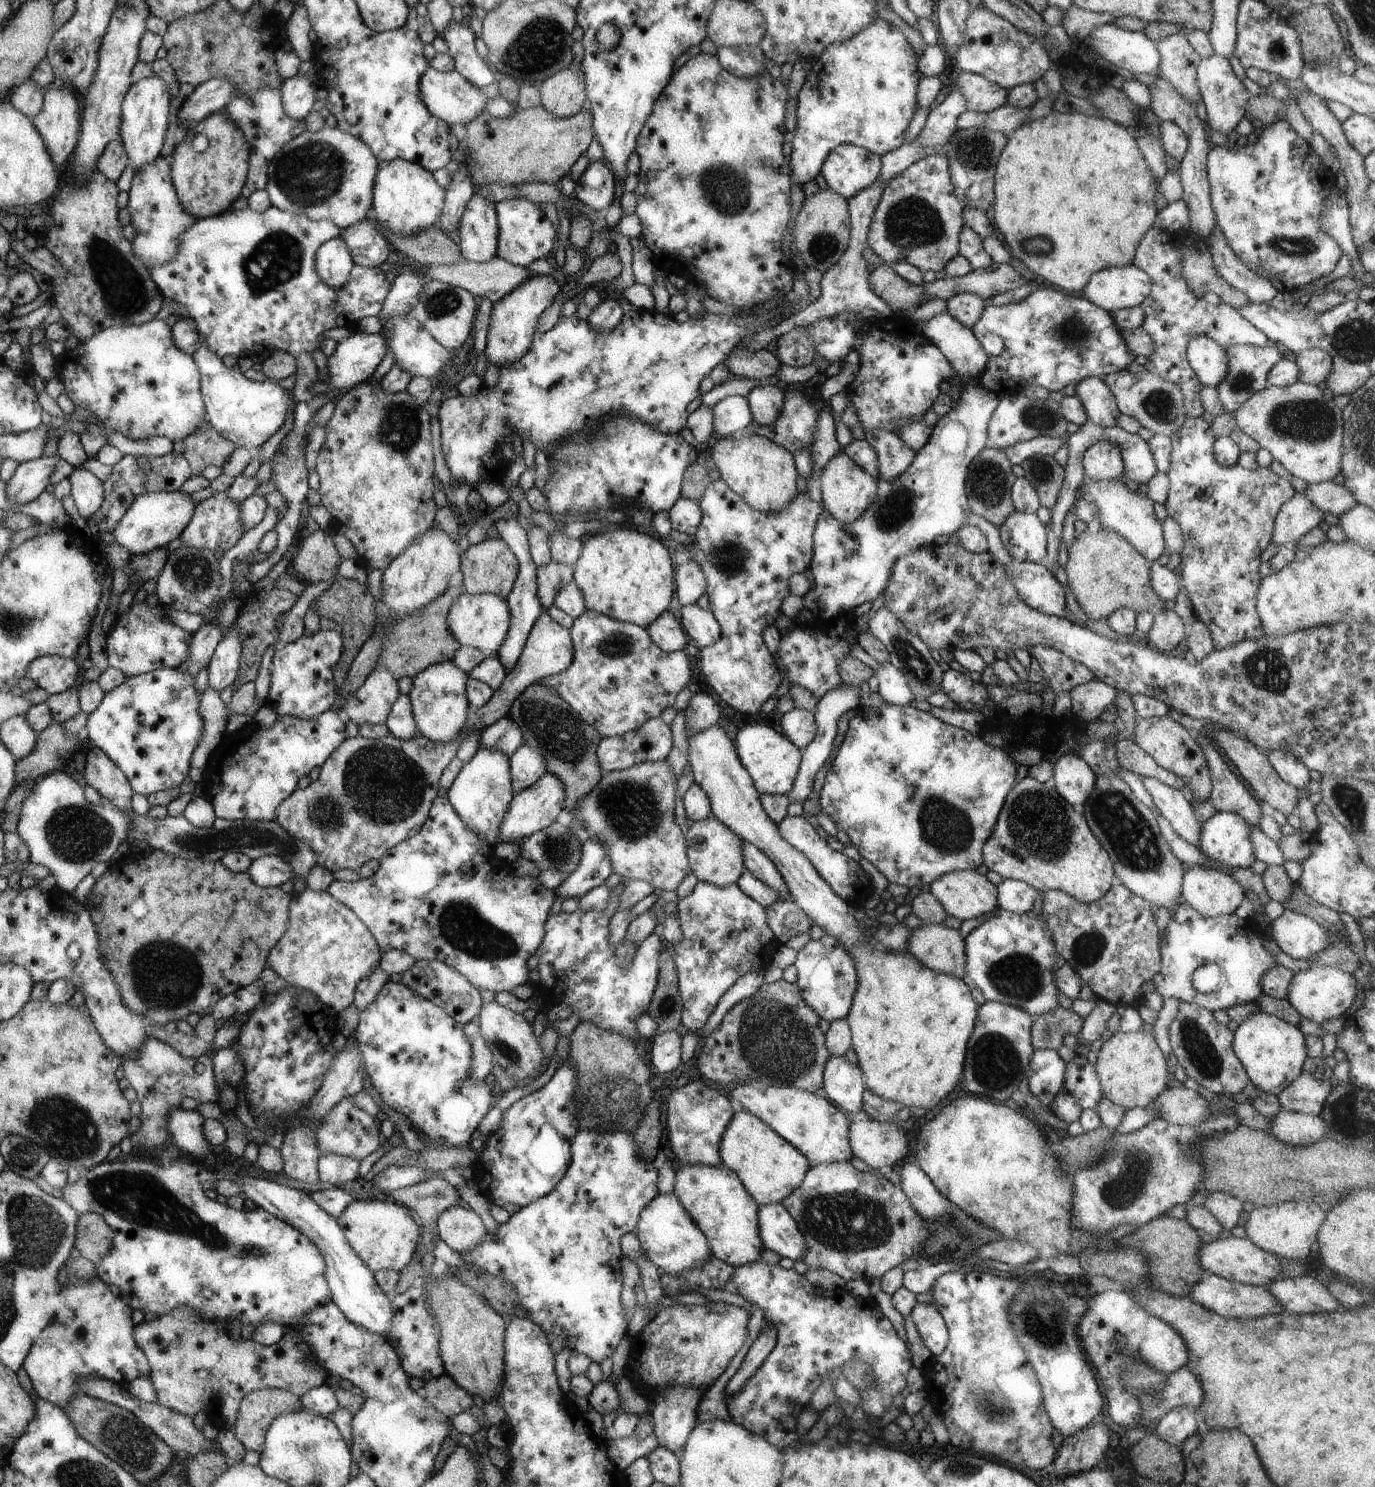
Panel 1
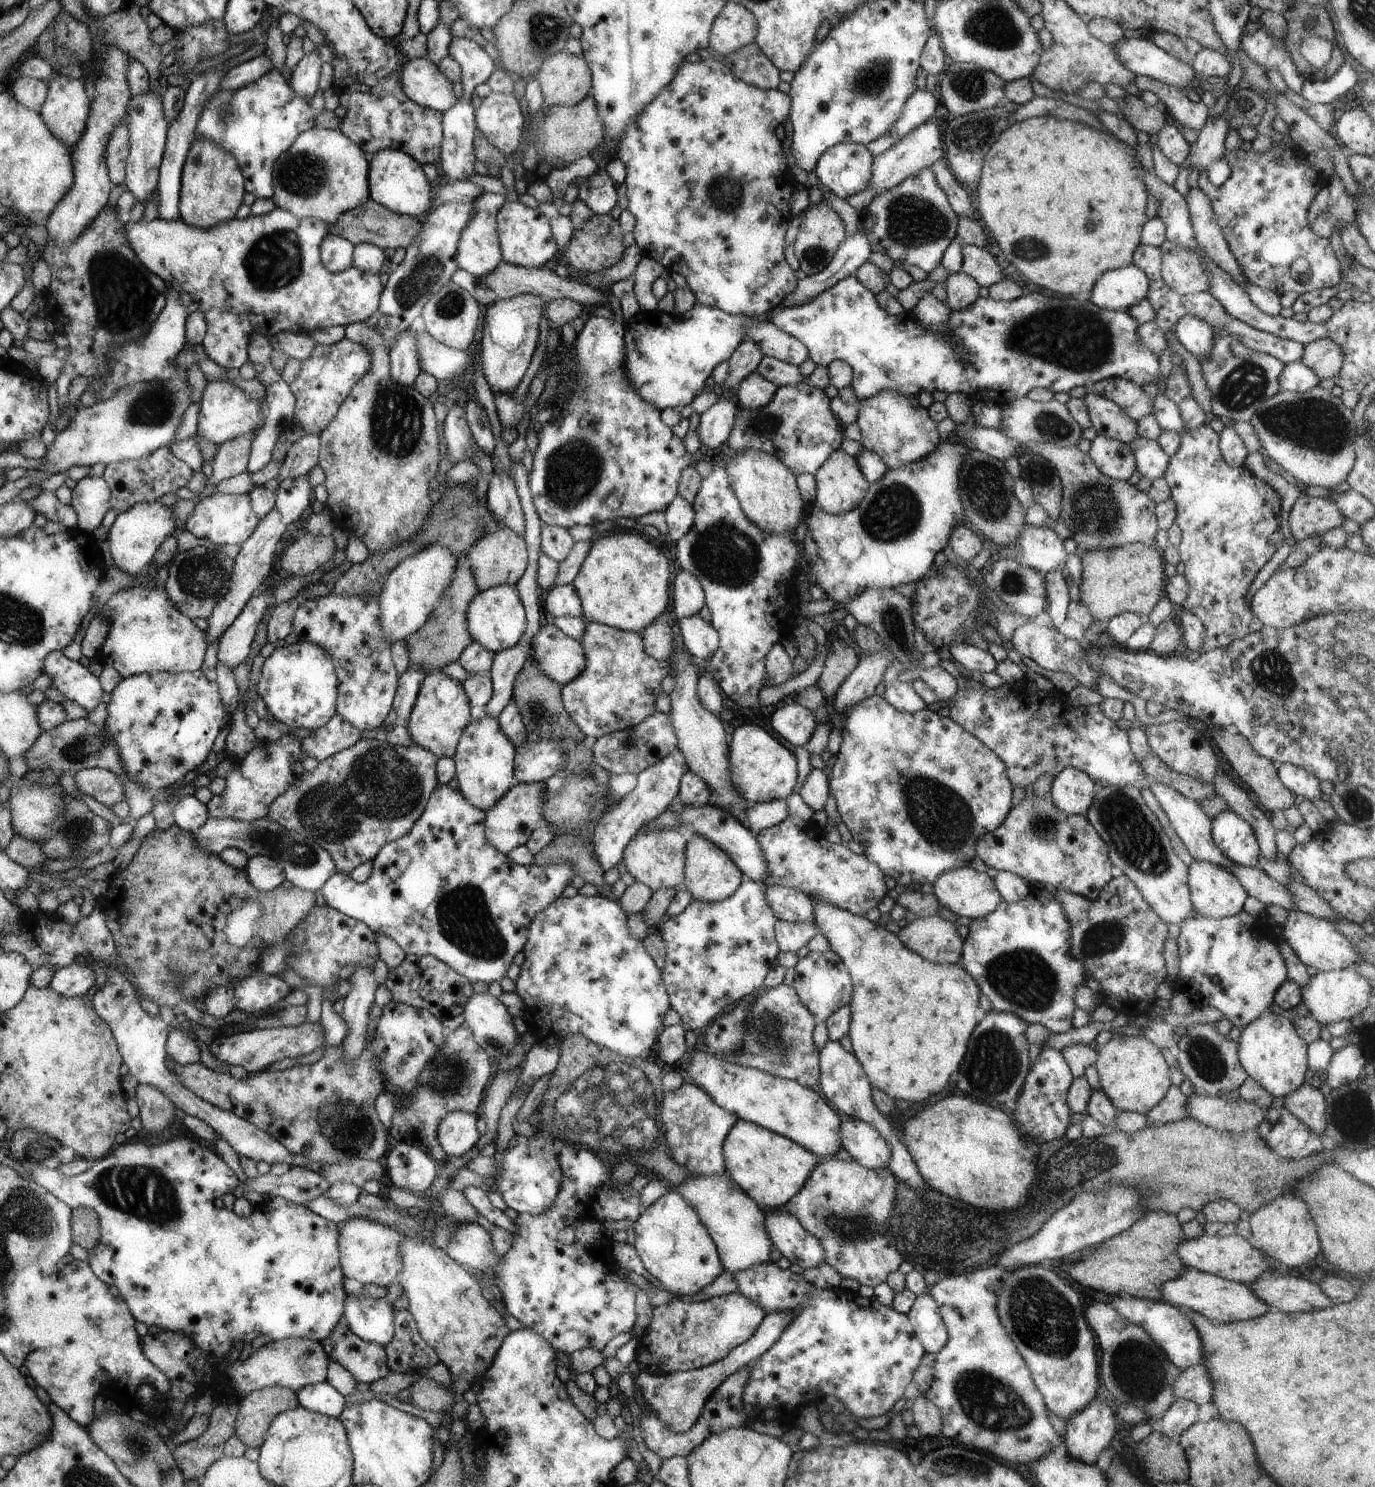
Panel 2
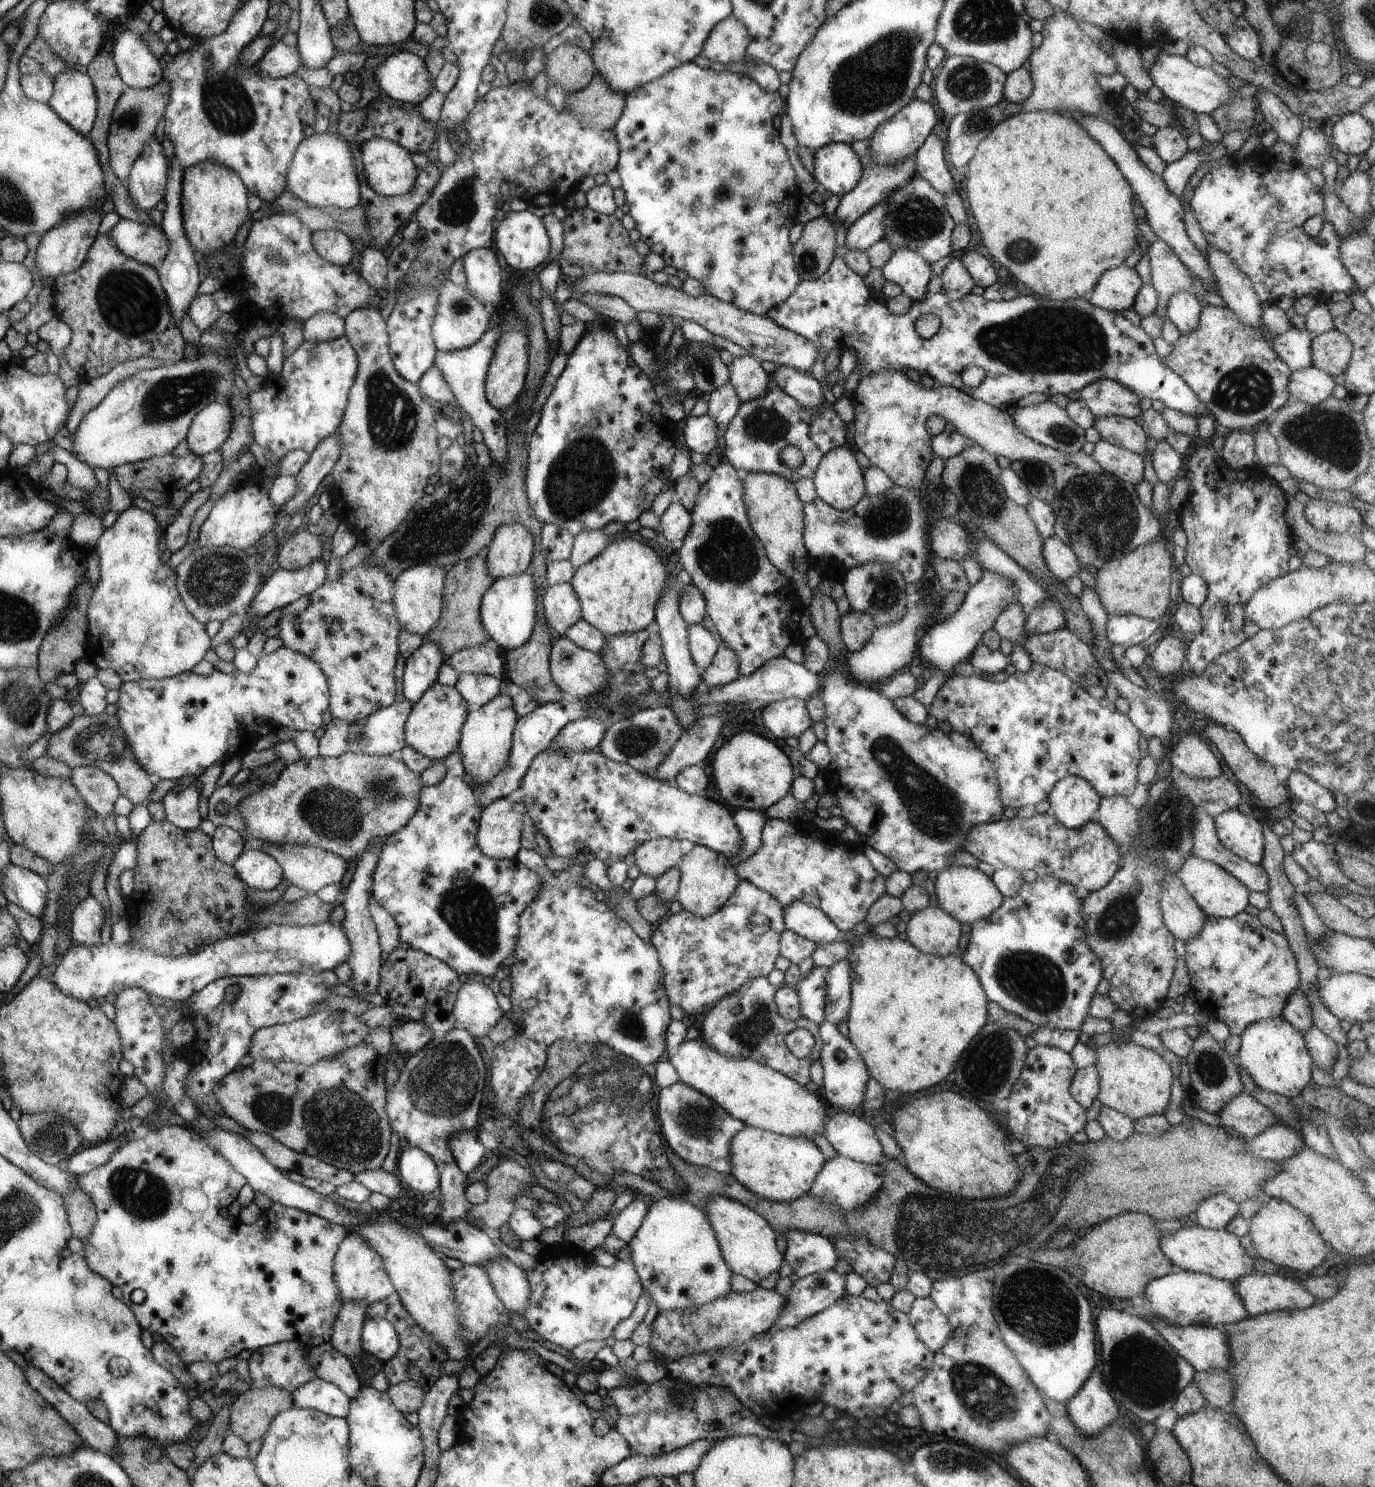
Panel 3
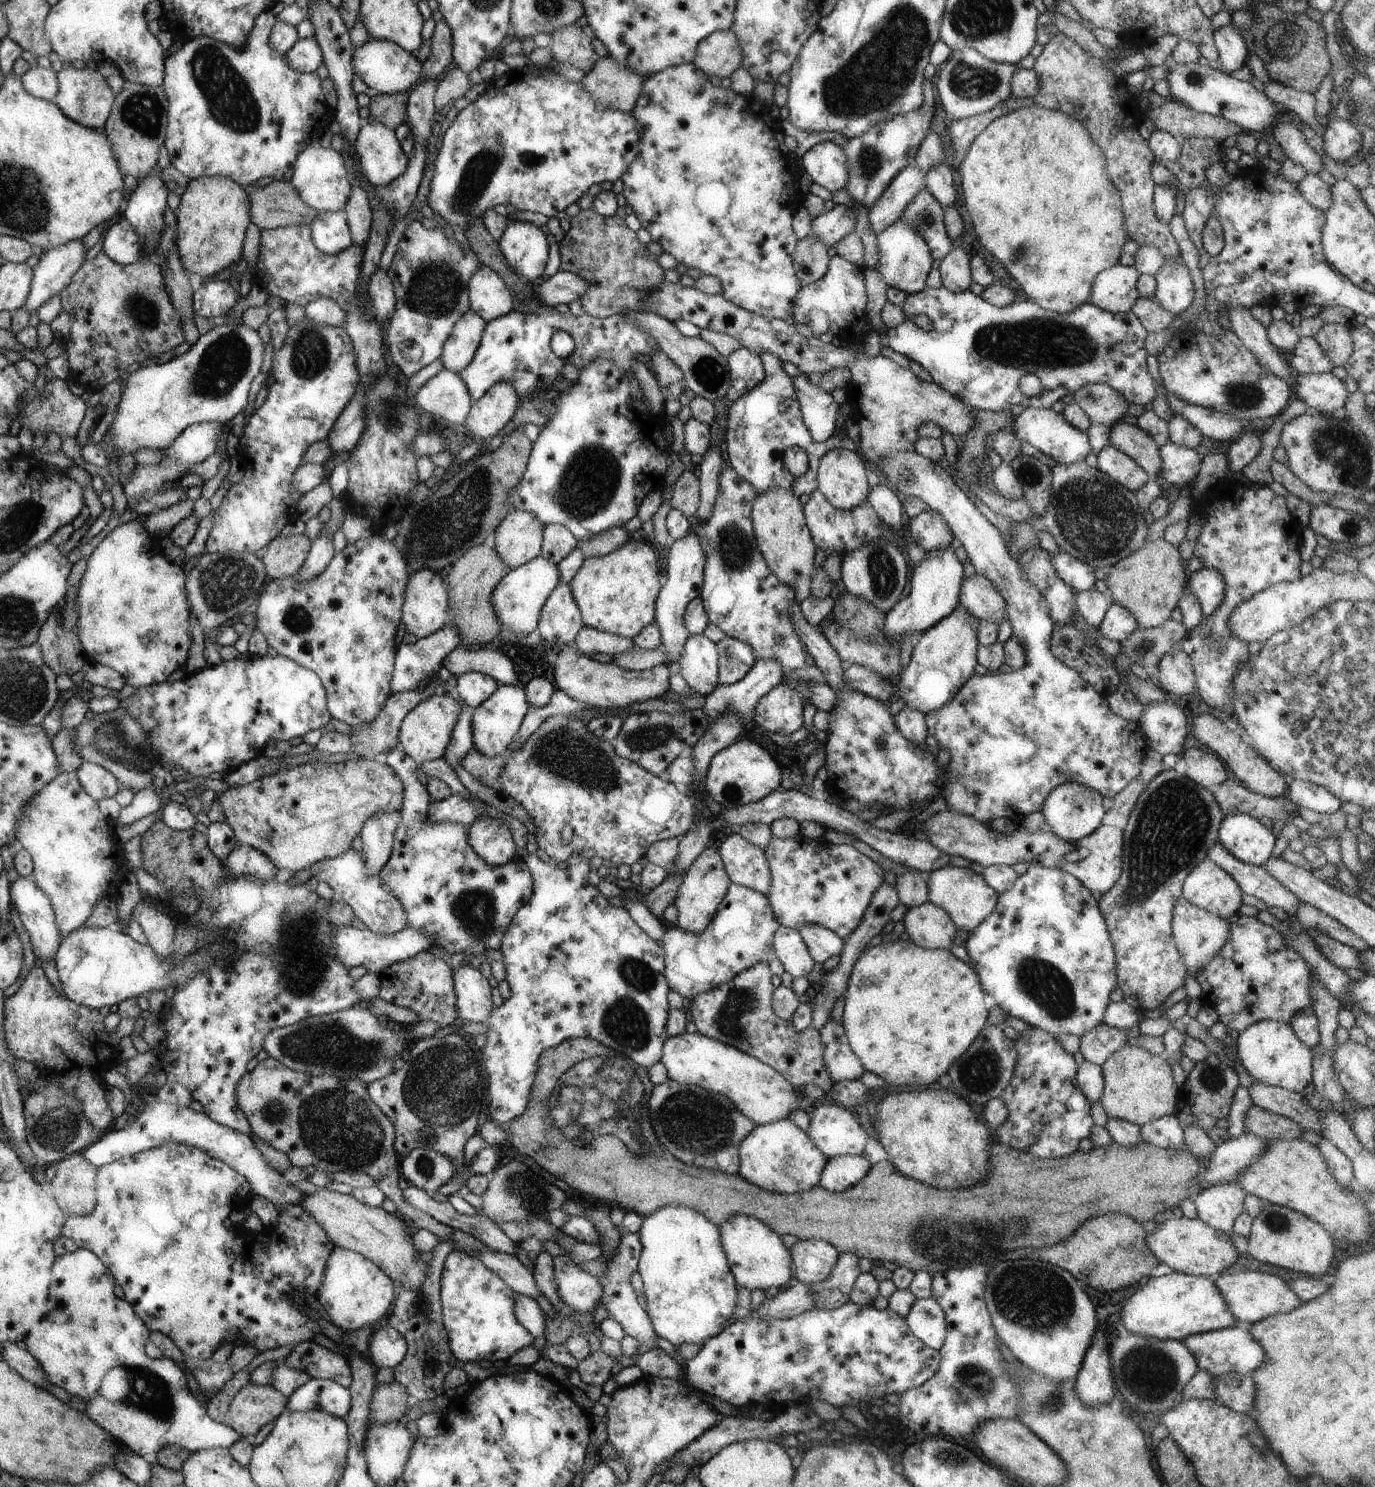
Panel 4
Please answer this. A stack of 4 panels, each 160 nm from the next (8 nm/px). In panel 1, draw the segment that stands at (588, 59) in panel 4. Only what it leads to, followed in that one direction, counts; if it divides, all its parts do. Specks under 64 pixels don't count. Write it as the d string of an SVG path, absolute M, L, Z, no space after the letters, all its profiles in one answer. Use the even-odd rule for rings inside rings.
M570 67L538 84L541 106L558 118L578 114L587 104L587 85L579 67Z

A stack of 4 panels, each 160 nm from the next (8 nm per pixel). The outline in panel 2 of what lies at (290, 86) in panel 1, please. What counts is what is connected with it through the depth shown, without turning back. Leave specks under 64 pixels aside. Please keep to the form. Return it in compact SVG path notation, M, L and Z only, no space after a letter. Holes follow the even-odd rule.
M314 50L311 54L305 54L292 69L289 81L296 96L306 101L306 98L312 98L318 92L323 64L317 50Z

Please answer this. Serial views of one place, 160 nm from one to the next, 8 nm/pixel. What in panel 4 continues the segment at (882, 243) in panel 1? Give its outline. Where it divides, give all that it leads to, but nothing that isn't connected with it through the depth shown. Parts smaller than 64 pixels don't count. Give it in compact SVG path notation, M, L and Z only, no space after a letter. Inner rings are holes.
M925 189L916 194L902 214L902 220L908 222L922 238L931 251L932 259L942 259L954 247L944 225L944 208Z

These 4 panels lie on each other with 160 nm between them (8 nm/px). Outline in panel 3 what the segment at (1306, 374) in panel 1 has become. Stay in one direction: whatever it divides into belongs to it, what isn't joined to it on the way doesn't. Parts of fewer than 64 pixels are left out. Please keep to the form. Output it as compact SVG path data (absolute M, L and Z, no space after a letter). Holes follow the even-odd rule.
M1334 328L1314 335L1311 340L1313 366L1333 377L1344 373L1348 368L1352 351L1353 346L1350 339Z

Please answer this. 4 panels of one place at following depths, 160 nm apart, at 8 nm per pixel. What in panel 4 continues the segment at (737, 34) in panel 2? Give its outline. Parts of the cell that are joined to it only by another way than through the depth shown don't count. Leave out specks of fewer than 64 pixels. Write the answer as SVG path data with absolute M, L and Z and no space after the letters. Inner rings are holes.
M732 30L716 31L696 46L692 64L706 75L720 79L730 77L742 67L742 48Z

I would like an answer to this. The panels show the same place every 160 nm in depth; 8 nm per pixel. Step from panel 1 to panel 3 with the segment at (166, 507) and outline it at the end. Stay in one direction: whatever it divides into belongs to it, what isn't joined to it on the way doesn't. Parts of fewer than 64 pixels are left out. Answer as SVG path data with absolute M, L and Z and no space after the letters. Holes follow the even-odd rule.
M130 506L119 514L113 526L102 533L94 549L100 556L100 580L94 585L87 610L88 651L85 658L98 669L115 670L122 682L173 677L192 668L210 650L206 626L186 610L179 593L176 569L162 562L160 556L162 525L148 511Z

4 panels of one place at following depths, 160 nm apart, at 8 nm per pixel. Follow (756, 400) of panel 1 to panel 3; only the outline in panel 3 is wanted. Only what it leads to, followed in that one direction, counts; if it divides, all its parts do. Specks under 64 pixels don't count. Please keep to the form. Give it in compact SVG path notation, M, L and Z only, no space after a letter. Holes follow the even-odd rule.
M753 356L735 357L729 366L729 381L734 385L741 402L759 399L769 392L770 374Z

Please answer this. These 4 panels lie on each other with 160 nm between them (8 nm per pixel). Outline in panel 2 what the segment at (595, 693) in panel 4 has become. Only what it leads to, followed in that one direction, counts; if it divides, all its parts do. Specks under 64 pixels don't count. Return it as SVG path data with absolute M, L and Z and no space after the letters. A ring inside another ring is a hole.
M553 624L541 626L531 642L531 658L559 685L573 681L587 665L582 642L564 634Z

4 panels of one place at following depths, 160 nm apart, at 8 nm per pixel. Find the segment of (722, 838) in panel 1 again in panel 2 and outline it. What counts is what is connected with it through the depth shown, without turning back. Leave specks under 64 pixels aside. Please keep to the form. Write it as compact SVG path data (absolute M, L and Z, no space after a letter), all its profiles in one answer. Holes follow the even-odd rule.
M690 834L685 848L685 881L682 886L686 887L693 899L704 899L706 902L718 902L728 898L746 880L746 876L736 866L736 863L716 843L704 838L702 835Z

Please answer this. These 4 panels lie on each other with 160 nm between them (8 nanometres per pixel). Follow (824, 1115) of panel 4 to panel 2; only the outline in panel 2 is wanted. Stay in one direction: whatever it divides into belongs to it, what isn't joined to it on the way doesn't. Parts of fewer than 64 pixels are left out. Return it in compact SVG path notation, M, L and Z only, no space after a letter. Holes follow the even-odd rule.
M844 1118L840 1125L842 1147L863 1167L881 1169L889 1166L891 1150L887 1140L867 1122Z

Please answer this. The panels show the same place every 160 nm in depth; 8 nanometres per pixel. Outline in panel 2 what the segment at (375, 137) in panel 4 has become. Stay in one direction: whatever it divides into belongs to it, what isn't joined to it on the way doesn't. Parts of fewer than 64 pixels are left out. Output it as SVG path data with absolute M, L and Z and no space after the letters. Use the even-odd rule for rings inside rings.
M382 149L370 156L370 200L385 206L388 210L409 217L426 214L432 206L432 186L428 184L422 166L411 155L401 150Z

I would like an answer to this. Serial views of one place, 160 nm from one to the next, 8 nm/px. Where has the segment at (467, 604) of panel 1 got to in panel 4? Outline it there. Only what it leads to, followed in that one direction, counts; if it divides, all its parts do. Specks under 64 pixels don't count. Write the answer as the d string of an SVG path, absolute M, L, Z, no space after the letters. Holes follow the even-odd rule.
M534 558L523 566L510 569L507 576L496 586L492 594L492 606L495 607L500 625L518 636L526 636L537 630L544 604L551 597L552 590L560 584L559 567L550 559Z

